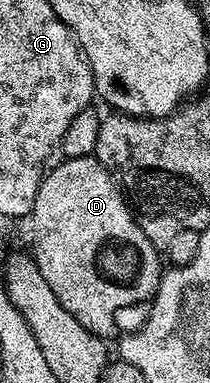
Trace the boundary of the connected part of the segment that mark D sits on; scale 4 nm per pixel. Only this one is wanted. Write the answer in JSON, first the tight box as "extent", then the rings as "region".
{"extent":[31,155,163,338],"region":[[[92,155],[62,159],[57,167],[48,172],[39,186],[39,194],[35,194],[32,220],[31,255],[39,266],[39,274],[47,278],[47,286],[51,286],[51,294],[59,298],[63,310],[67,310],[75,322],[85,326],[92,336],[109,338],[117,324],[117,315],[124,308],[152,301],[163,275],[162,253],[158,245],[152,244],[147,234],[143,234],[133,209],[113,181],[111,173]]]}

